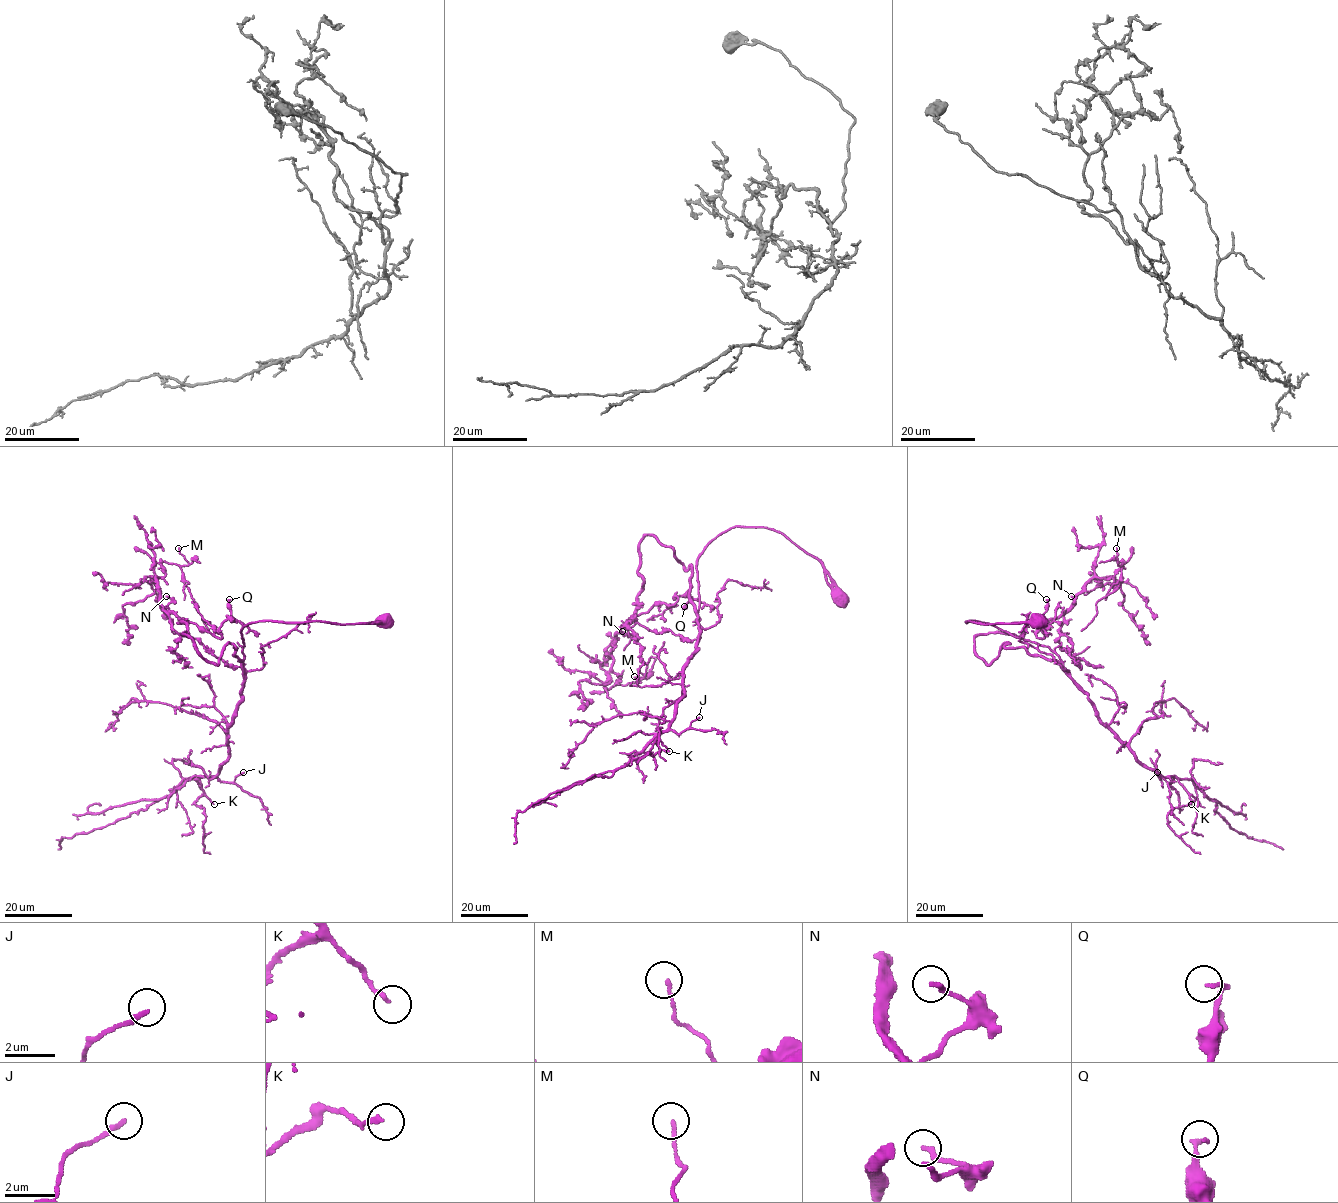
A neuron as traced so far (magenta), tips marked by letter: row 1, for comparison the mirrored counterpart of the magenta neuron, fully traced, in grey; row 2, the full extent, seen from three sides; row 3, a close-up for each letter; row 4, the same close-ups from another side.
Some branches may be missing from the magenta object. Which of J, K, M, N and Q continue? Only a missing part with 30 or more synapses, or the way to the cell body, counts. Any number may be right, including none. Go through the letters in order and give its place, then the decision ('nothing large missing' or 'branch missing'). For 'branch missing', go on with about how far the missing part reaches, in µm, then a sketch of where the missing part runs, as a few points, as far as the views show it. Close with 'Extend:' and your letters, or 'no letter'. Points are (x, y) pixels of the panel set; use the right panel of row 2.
J: place (1157, 772); nothing large missing
K: place (1191, 804); nothing large missing
M: place (1116, 548); nothing large missing
N: place (1071, 596); nothing large missing
Q: place (1046, 599); nothing large missing
Extend: no letter

